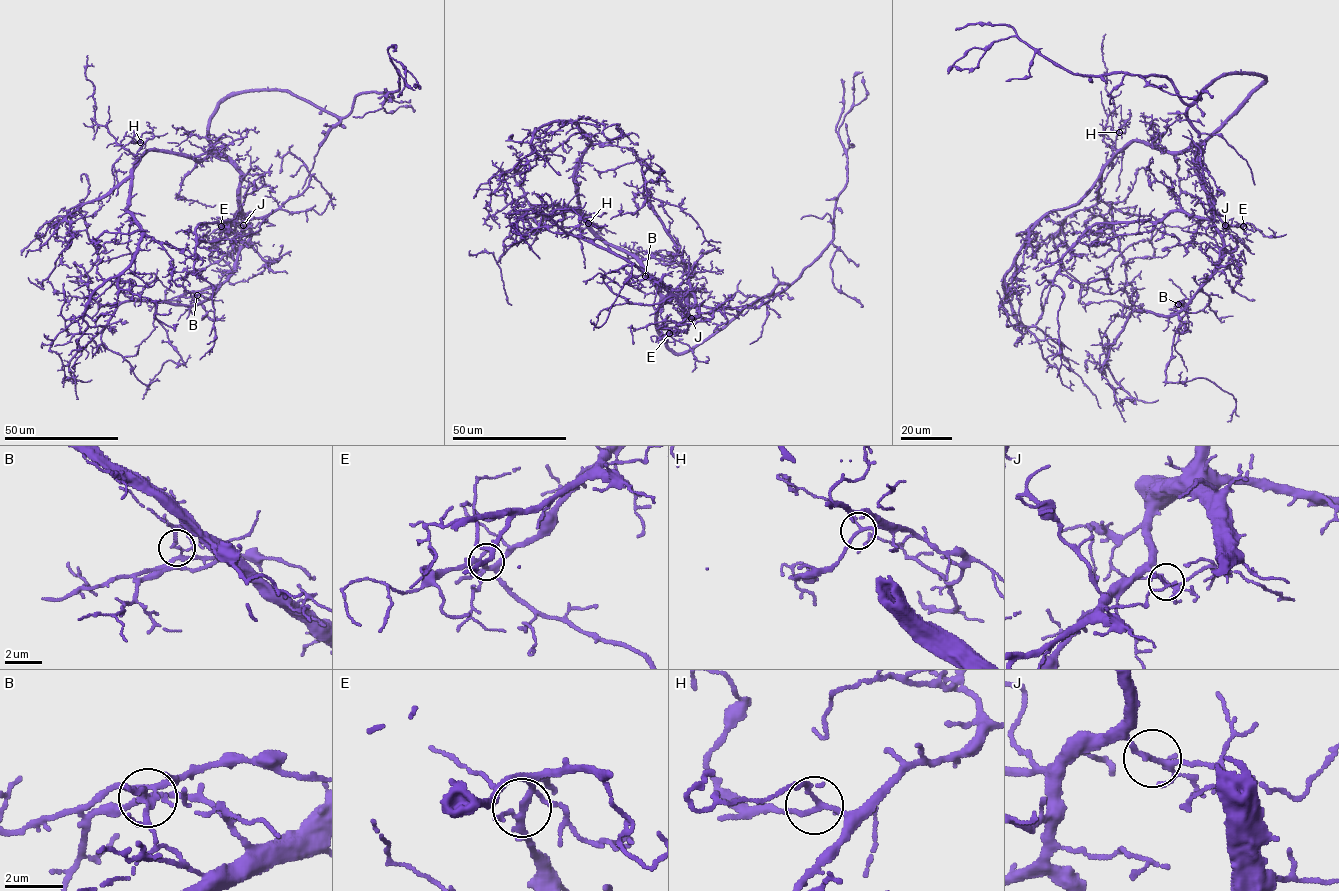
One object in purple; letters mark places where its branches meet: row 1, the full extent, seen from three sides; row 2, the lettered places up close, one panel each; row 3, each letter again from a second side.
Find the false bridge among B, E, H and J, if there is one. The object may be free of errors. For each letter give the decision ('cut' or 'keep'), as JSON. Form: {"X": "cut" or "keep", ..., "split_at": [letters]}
{"B": "keep", "E": "keep", "H": "keep", "J": "keep", "split_at": []}

